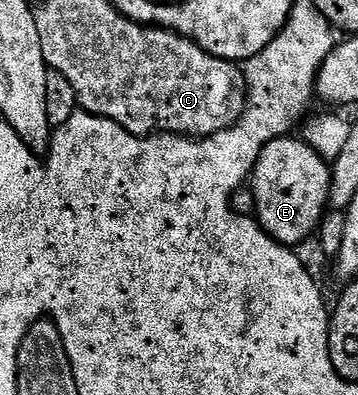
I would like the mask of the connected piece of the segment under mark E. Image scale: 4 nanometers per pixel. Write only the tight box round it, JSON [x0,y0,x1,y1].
[249,135,331,246]

